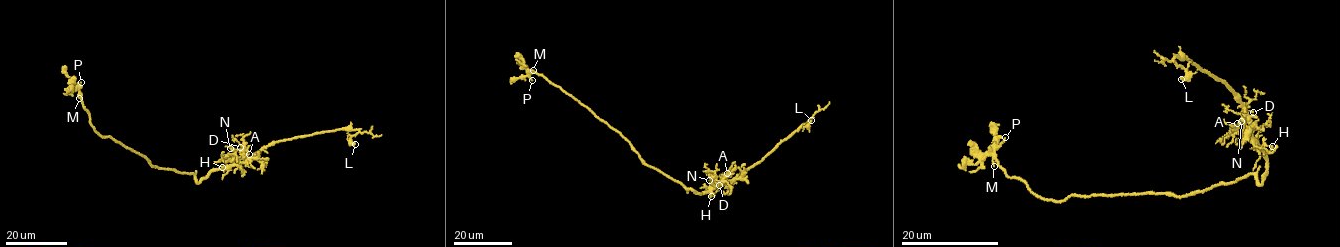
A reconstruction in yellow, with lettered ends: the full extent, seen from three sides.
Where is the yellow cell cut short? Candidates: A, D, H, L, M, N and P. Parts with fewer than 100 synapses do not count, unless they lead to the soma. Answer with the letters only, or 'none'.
none

